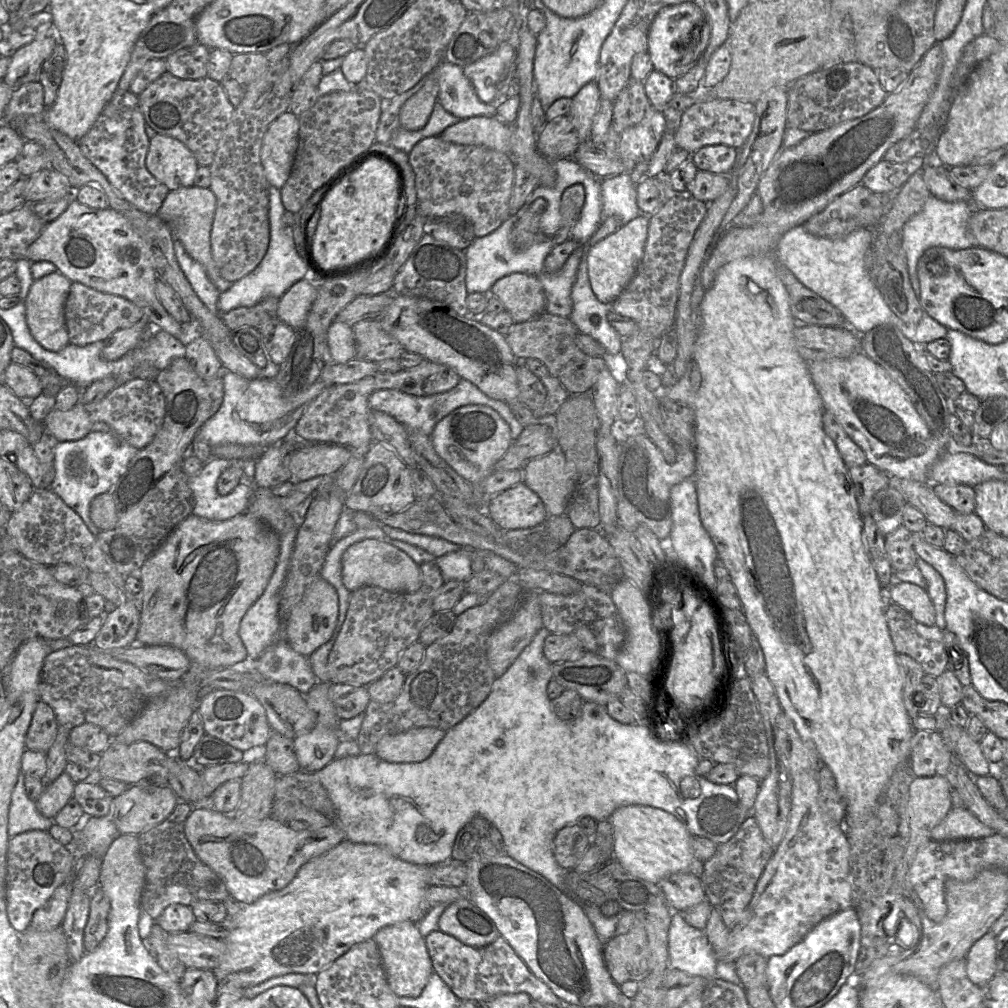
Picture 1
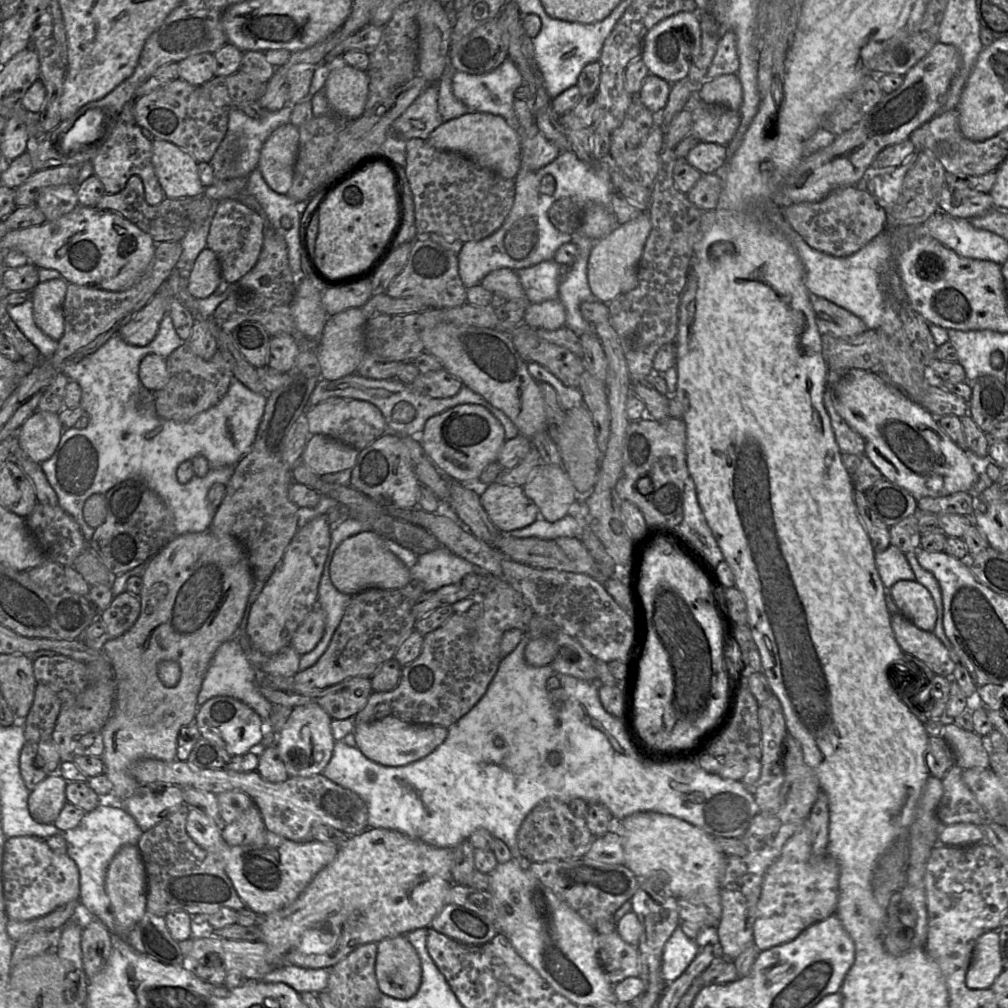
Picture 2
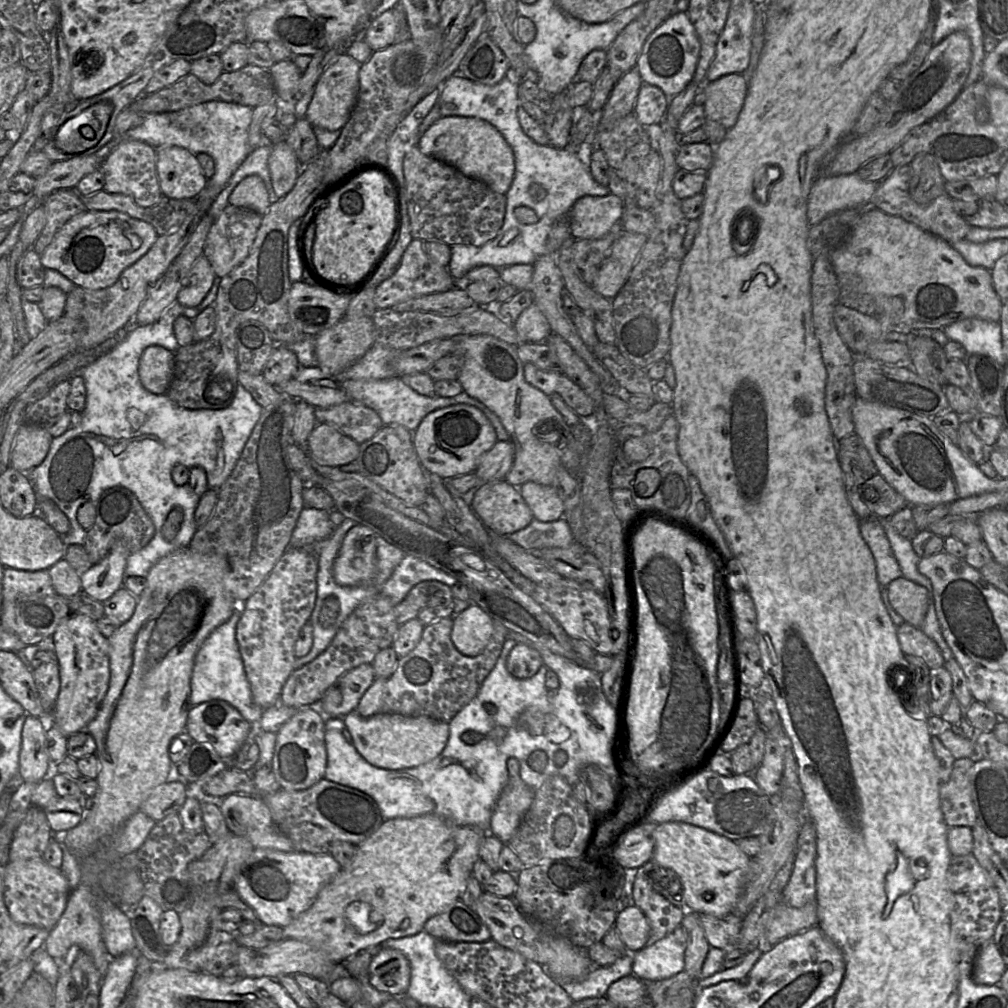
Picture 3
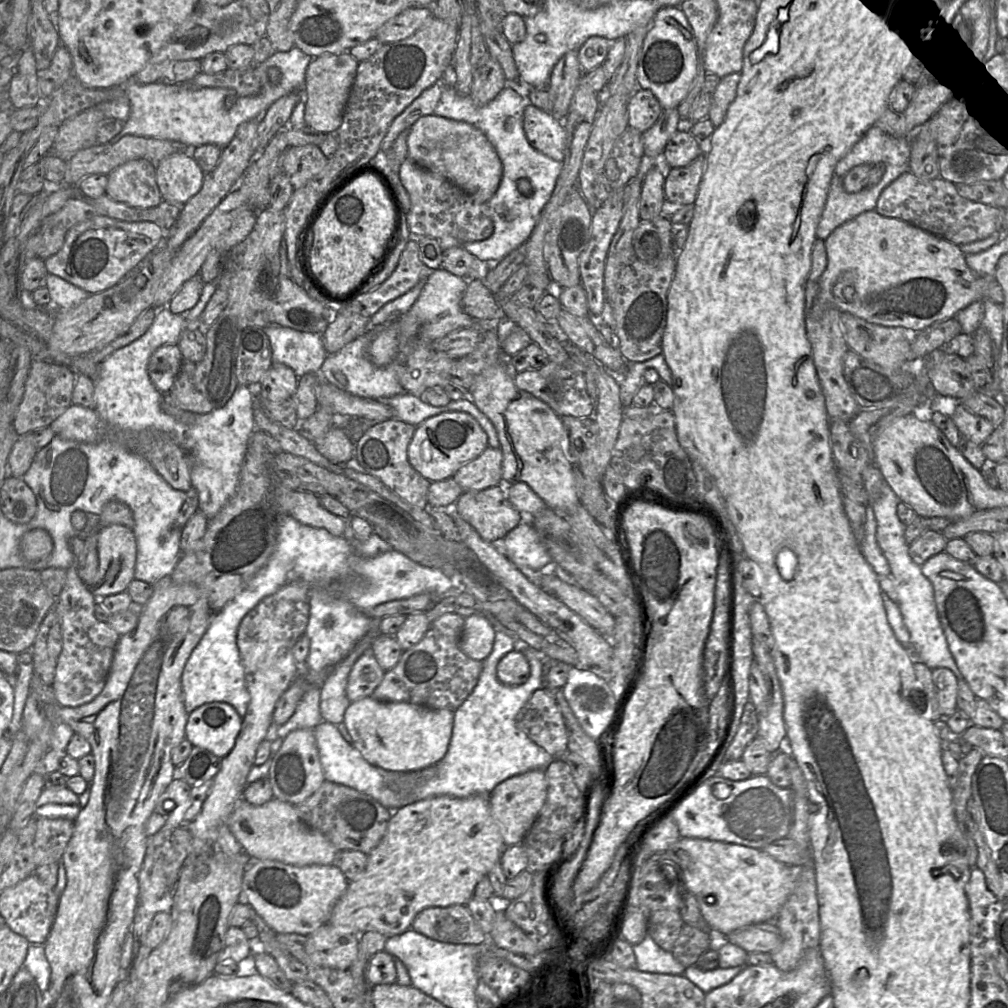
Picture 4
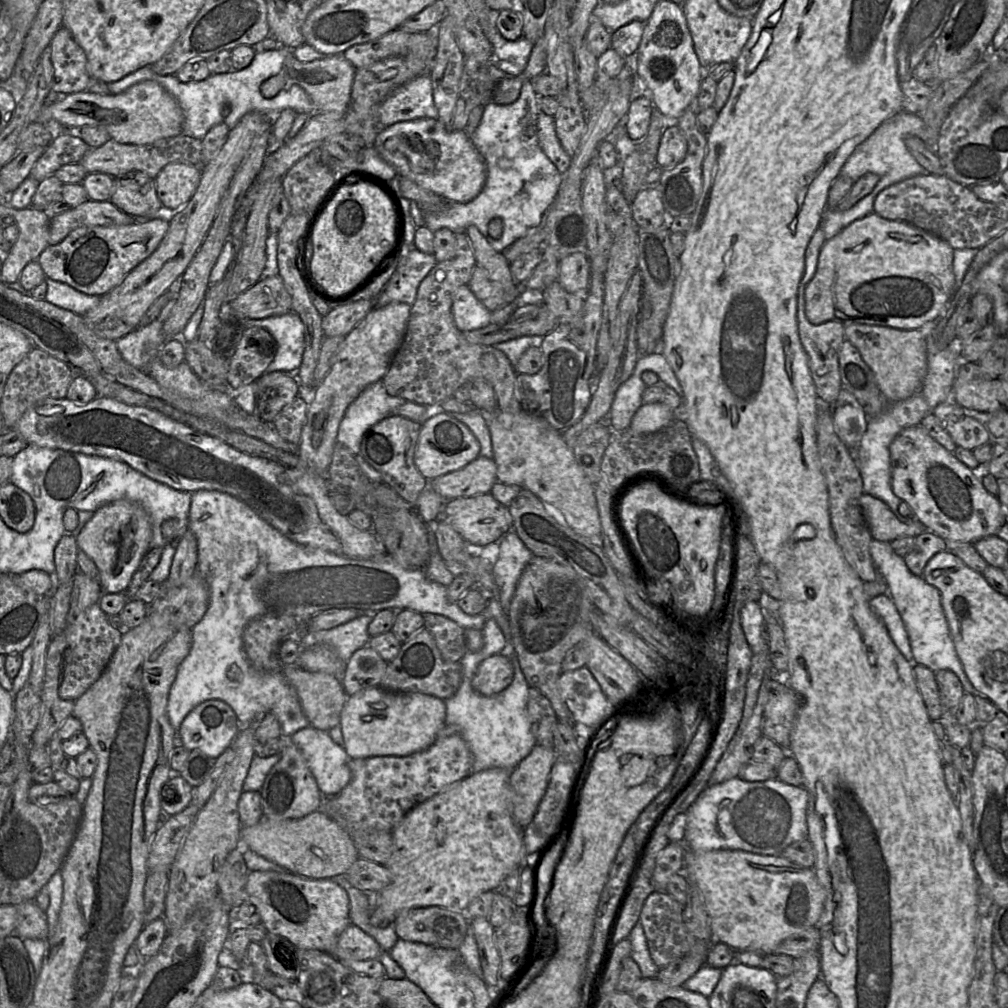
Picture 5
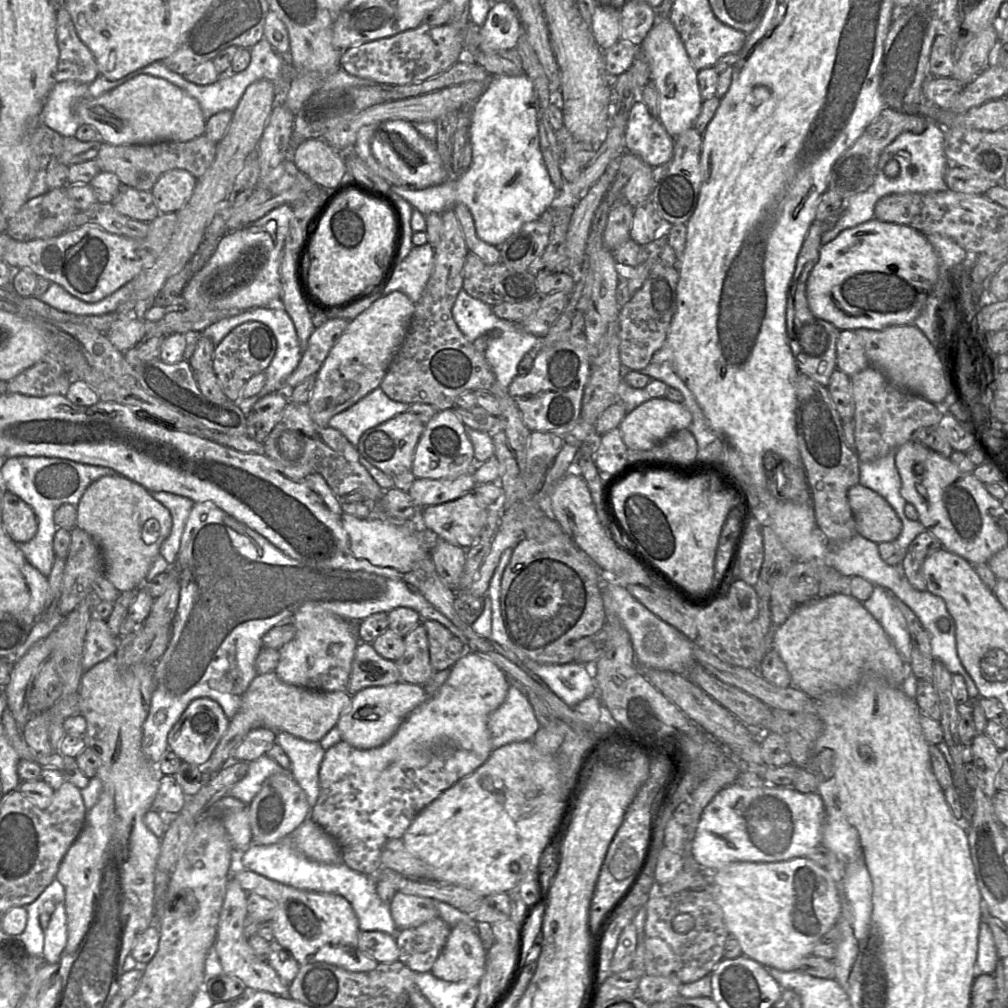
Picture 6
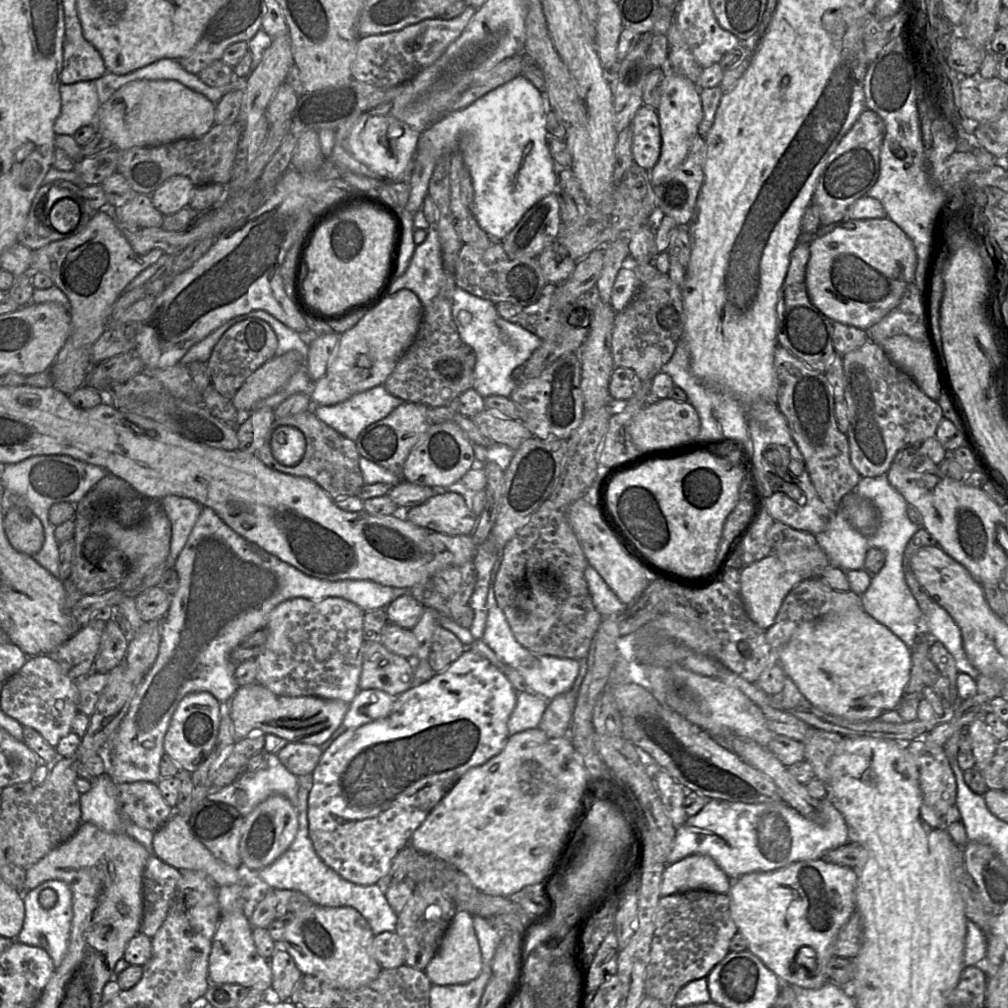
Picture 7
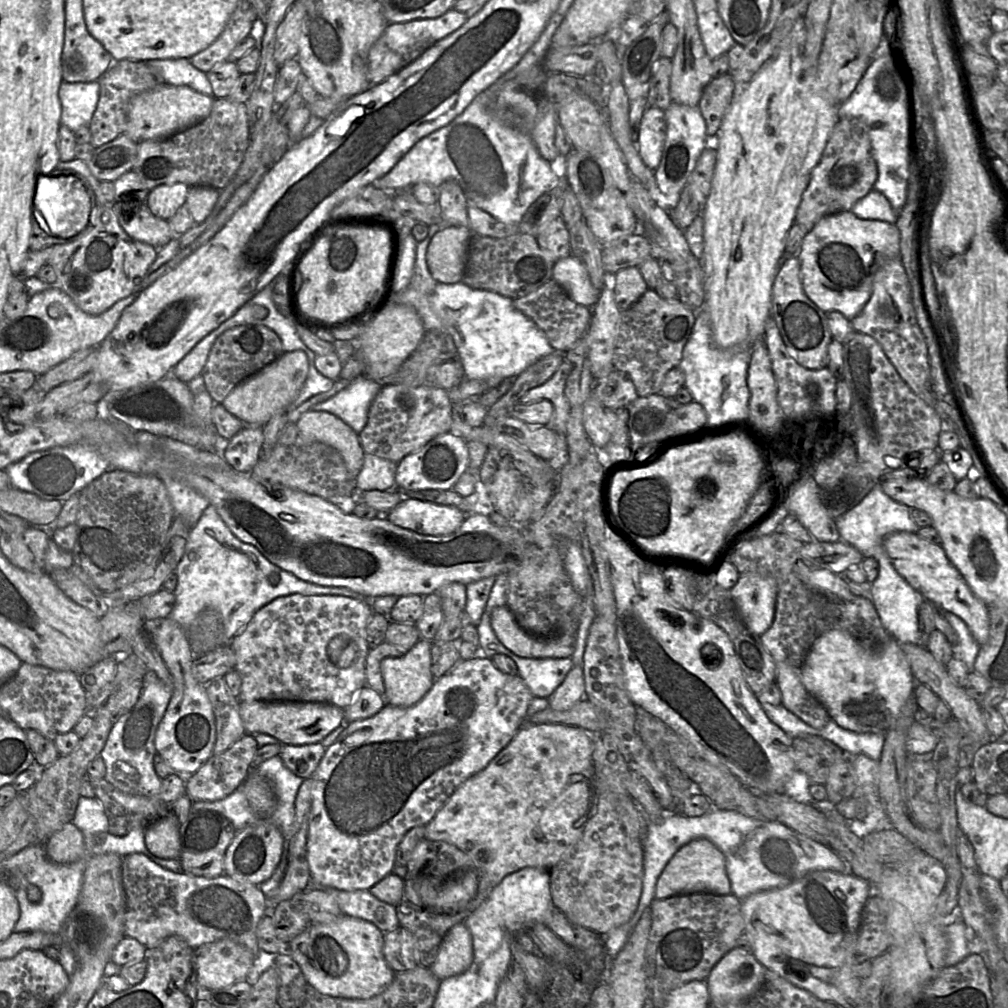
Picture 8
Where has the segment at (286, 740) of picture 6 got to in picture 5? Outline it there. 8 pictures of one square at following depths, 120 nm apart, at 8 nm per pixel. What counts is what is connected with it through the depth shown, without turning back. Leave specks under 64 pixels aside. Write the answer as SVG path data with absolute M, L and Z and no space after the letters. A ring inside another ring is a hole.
M310 726L295 732L290 737L290 741L302 752L323 796L334 796L349 783L351 779L349 761L351 758L343 747L331 739L328 731Z

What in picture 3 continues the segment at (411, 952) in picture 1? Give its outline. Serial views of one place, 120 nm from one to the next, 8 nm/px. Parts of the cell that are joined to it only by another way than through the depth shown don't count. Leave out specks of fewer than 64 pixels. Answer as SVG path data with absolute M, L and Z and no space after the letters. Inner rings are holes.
M385 947L375 949L368 980L379 992L401 996L407 993L410 985L410 963L399 950Z

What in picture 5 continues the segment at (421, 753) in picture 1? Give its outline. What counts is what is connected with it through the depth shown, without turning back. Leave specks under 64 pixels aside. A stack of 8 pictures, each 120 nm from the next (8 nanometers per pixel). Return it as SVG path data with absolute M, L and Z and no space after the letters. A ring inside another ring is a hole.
M381 686L348 696L340 717L344 749L351 759L407 756L431 746L446 726L444 700L420 692L392 692Z

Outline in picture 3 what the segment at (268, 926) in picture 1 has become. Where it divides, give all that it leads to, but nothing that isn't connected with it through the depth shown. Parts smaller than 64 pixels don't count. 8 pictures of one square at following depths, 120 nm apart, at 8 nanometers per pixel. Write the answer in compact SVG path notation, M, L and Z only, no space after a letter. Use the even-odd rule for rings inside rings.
M432 813L420 815L420 816L416 816L416 817L411 817L411 818L394 818L394 819L384 821L382 823L382 825L369 838L367 838L365 841L363 841L362 843L360 843L357 846L357 852L356 852L356 855L355 855L352 863L347 867L341 868L339 874L331 882L326 884L320 890L320 892L318 893L317 898L315 899L312 906L308 910L306 910L305 912L300 914L292 923L290 923L289 925L287 925L286 927L283 928L285 939L295 939L295 940L299 940L299 941L302 941L302 942L309 944L310 946L321 951L325 955L325 957L329 961L331 961L332 963L345 963L346 960L348 960L349 958L351 958L352 956L354 956L356 953L358 953L361 950L378 949L378 948L381 947L381 945L386 940L409 937L409 936L413 936L413 935L416 935L416 934L424 931L424 925L425 925L425 923L427 922L428 919L430 919L431 917L433 917L433 916L435 916L439 913L443 913L445 911L448 911L449 909L451 909L453 907L454 904L461 901L461 897L462 897L462 894L464 893L467 880L471 875L473 875L474 864L479 859L479 848L480 848L481 841L484 837L484 834L487 834L487 833L488 833L488 831L482 832L481 830L474 828L474 827L471 827L471 826L461 826L461 825L454 824L454 823L448 821L447 819L445 819L445 818L439 816L439 815L432 814Z

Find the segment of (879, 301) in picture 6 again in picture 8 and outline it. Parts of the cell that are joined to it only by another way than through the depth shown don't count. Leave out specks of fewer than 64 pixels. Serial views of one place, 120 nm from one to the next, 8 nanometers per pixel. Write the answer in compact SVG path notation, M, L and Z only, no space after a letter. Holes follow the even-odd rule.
M842 211L820 219L803 239L797 257L801 263L804 292L826 314L839 312L851 320L868 302L876 272L889 259L899 257L900 232L895 224L879 220L863 220L851 211Z

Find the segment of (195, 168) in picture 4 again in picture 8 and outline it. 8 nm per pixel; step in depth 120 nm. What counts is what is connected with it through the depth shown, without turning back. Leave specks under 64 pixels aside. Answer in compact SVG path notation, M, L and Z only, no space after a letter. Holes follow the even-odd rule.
M183 183L159 185L148 192L146 204L153 215L169 220L185 205L188 189Z

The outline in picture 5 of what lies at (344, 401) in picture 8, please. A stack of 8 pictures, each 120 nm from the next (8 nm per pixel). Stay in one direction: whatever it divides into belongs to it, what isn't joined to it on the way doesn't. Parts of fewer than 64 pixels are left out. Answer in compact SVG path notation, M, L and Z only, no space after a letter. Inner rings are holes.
M382 380L368 385L346 409L339 424L336 443L358 455L364 433L406 402L387 393Z

